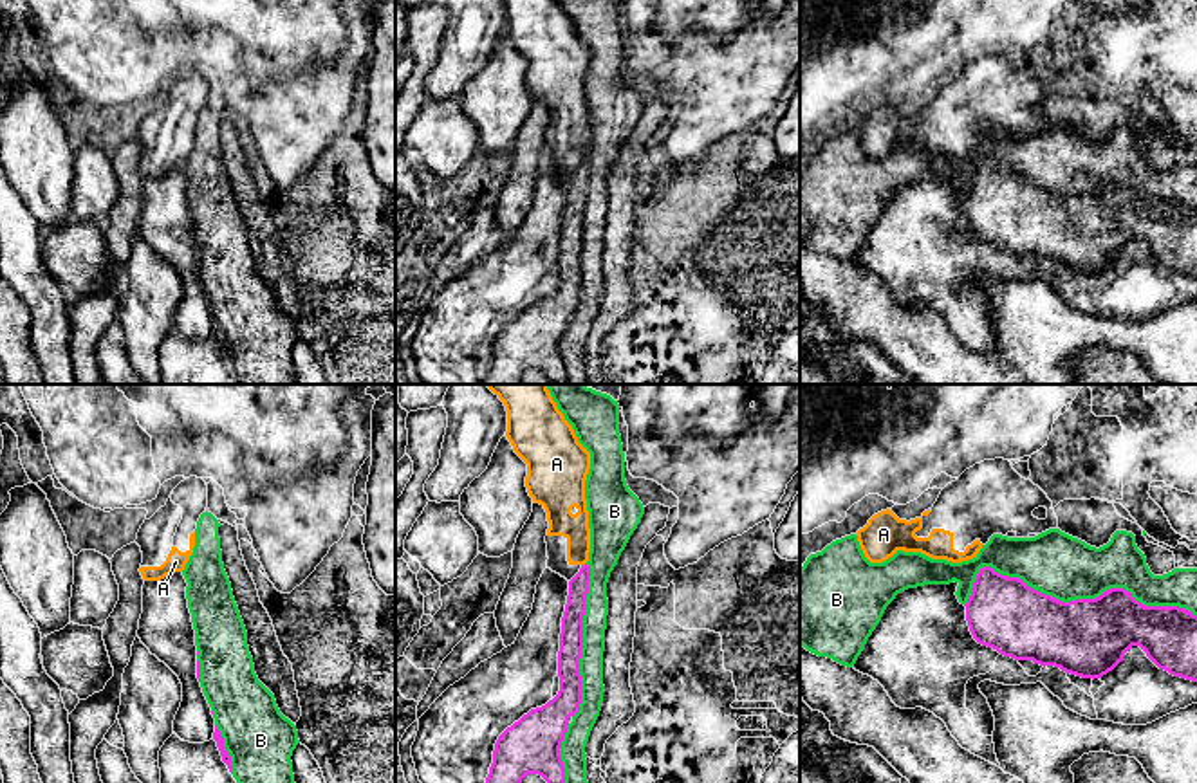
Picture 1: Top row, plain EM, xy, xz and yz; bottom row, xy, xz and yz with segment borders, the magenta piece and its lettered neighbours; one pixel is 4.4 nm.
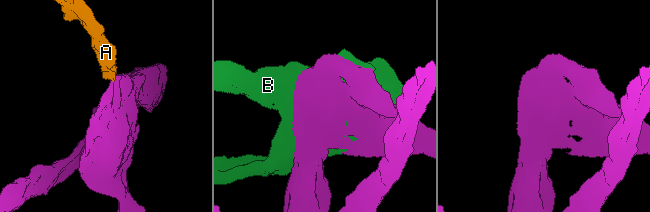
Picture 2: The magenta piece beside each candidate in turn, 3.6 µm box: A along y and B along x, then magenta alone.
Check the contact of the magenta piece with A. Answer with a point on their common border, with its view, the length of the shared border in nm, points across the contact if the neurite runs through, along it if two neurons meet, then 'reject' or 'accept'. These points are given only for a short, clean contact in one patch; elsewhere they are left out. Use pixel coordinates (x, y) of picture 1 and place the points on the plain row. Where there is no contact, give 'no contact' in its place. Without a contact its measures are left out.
meets magenta in xz at (585, 159); contact 30 nm long; border along xz (585, 157), (582, 161); reject

